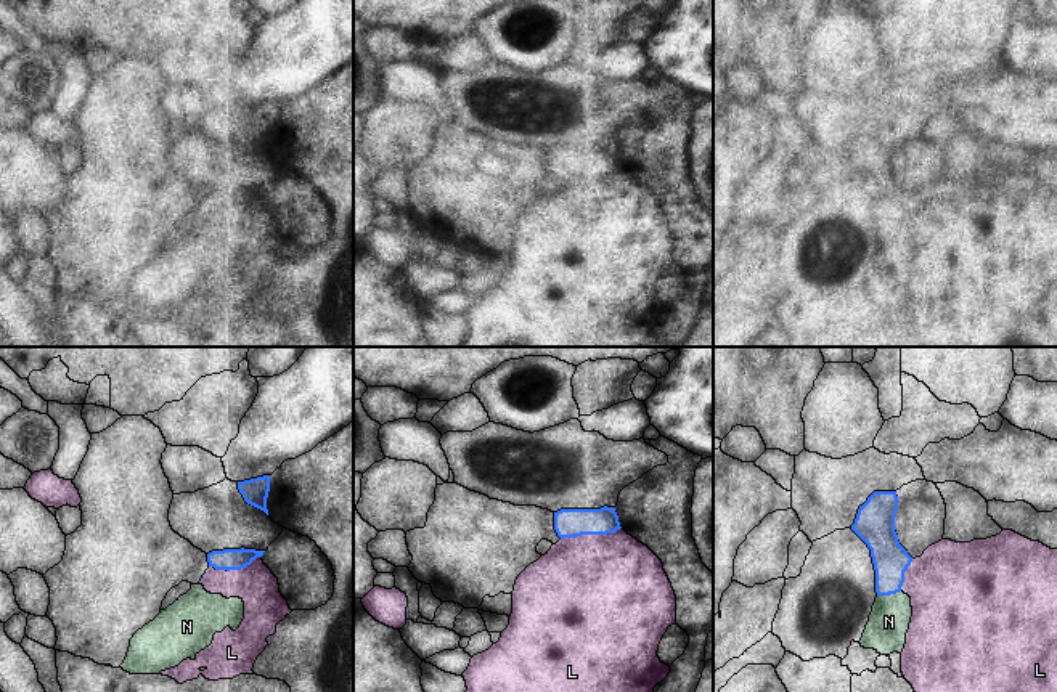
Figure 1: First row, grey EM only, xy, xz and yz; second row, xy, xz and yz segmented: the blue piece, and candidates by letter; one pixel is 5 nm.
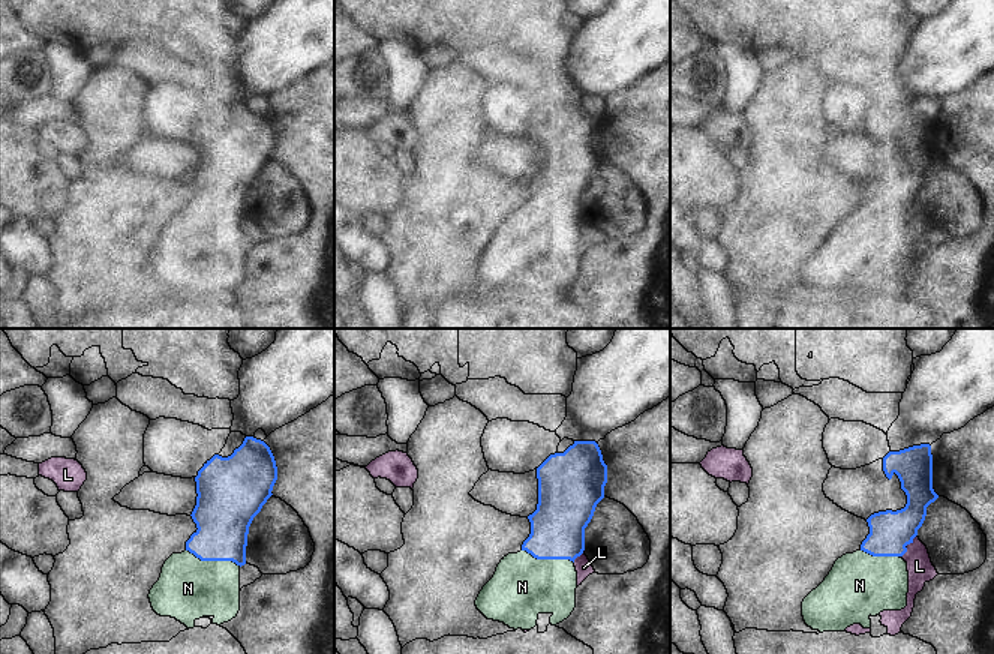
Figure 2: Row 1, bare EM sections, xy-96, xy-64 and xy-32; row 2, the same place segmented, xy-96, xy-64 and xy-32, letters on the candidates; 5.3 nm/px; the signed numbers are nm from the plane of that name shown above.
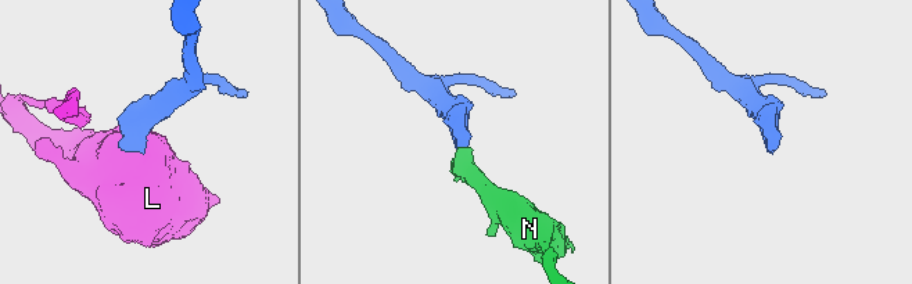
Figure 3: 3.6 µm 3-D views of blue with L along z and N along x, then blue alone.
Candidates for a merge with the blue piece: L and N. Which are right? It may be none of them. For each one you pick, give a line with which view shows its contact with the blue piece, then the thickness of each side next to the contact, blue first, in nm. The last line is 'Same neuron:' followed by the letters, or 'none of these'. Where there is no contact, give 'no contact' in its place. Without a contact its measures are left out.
N: yz | 180/200 nm
Same neuron: N

